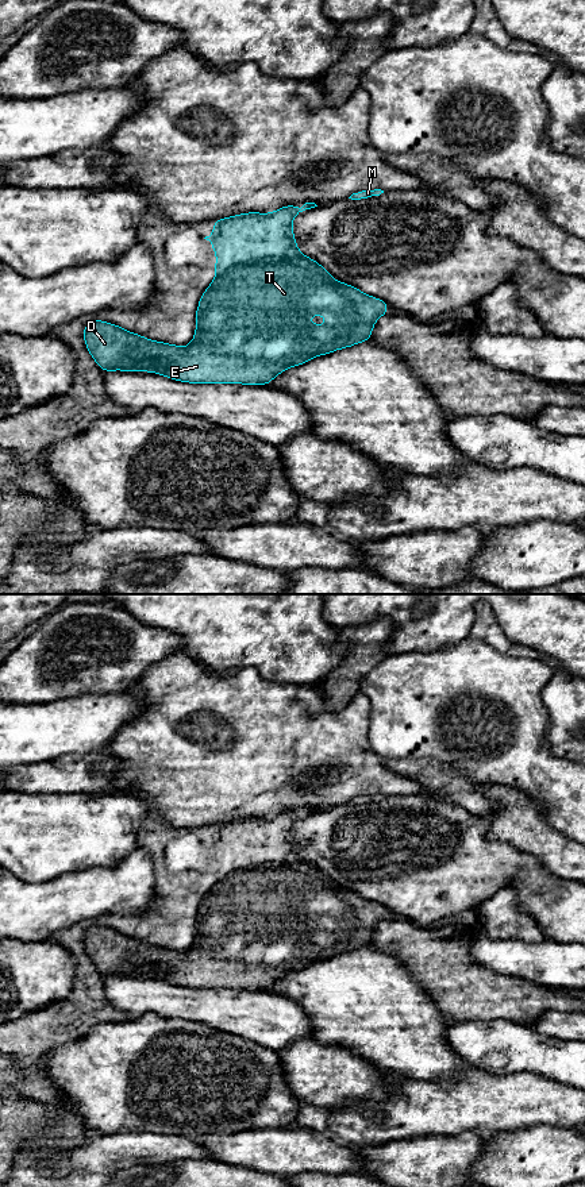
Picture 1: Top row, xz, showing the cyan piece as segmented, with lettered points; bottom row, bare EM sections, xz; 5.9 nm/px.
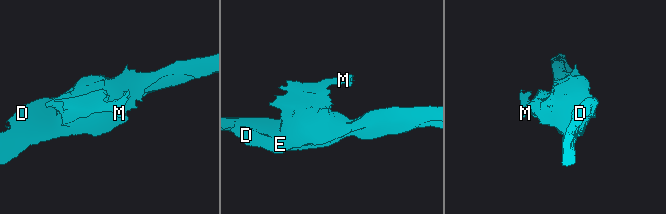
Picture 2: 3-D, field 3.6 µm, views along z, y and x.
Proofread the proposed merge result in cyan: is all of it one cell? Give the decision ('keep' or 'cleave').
keep

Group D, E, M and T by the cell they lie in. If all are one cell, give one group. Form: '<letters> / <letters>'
D E M T

